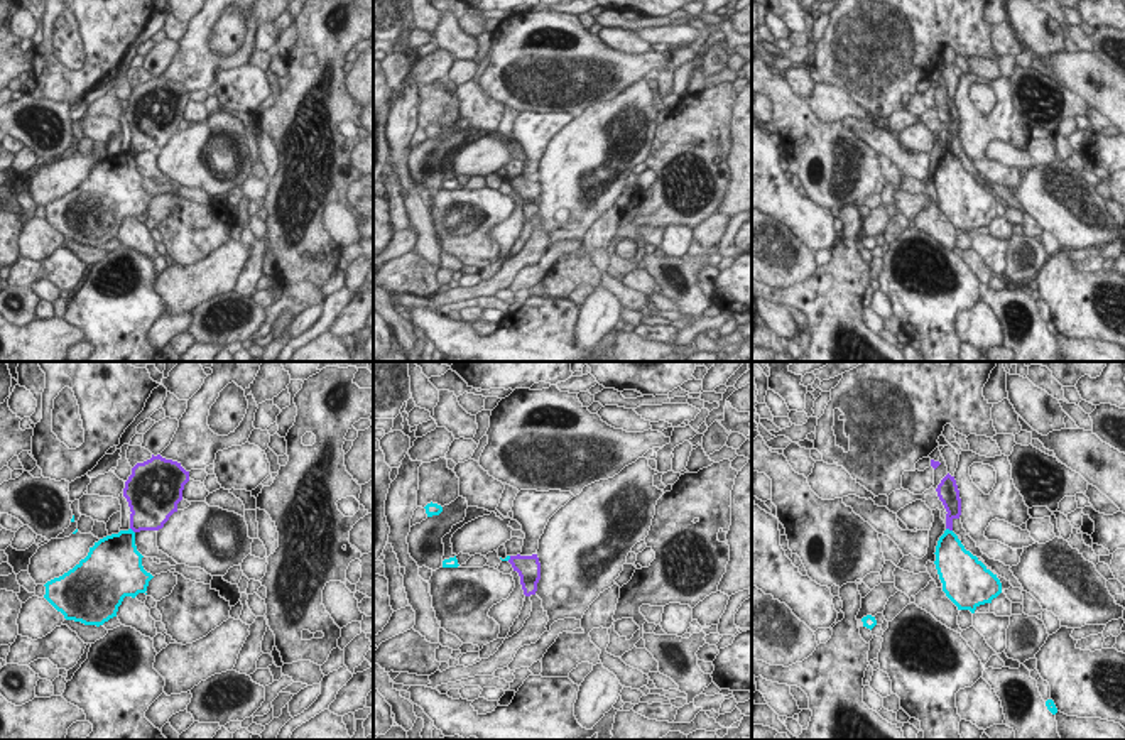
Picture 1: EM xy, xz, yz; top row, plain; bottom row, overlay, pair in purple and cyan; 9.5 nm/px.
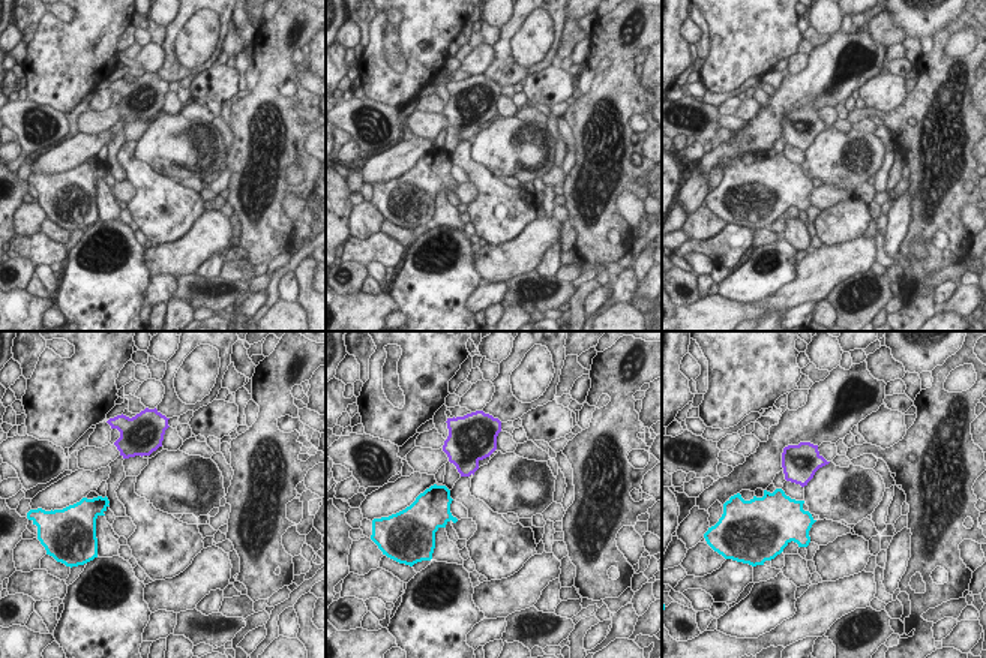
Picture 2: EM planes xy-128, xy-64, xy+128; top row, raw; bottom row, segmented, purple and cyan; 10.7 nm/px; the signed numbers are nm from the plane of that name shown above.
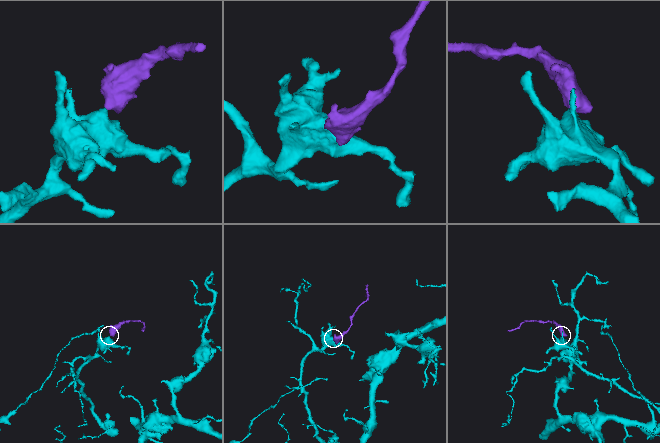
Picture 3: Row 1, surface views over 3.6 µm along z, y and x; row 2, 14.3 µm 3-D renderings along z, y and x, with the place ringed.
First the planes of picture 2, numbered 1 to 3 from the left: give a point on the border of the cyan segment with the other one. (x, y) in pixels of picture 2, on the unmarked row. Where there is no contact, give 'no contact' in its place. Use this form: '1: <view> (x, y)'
1: no contact
2: no contact
3: no contact

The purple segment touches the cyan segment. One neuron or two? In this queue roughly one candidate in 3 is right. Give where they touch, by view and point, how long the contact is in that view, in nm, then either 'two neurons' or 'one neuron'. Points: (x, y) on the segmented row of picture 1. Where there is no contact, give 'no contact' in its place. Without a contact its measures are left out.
yz (950, 529) | 70 nm | two neurons

